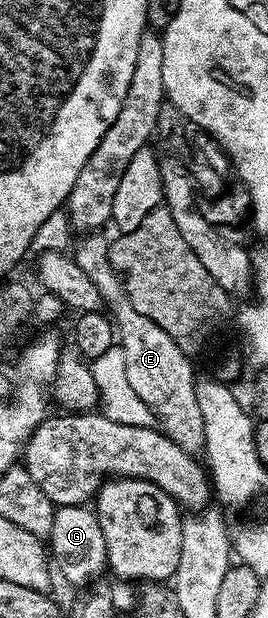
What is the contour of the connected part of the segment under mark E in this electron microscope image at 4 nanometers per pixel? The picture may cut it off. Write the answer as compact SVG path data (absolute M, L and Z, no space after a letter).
M96 231L82 235L81 241L76 241L77 249L75 244L71 255L79 270L83 270L83 274L87 274L95 286L99 286L102 305L111 313L115 336L123 350L123 362L127 362L127 382L131 382L131 390L135 390L135 394L147 402L160 431L169 436L175 446L194 454L204 453L205 423L199 411L199 398L195 394L198 377L193 376L194 361L185 356L165 330L136 312L108 258L110 237L101 235L105 234Z

